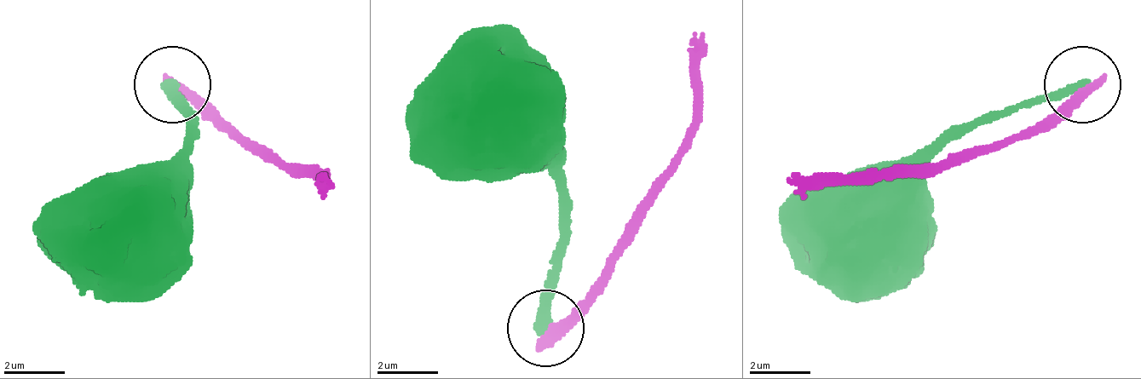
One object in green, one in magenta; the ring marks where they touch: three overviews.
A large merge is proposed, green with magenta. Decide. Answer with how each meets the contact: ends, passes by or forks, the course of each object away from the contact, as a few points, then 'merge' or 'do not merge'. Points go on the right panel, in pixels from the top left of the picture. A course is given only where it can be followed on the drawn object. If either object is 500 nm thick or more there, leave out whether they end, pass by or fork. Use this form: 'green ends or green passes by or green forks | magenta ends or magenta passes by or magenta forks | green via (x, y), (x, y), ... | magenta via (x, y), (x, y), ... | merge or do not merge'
green ends | magenta ends | green via (1085, 83), (970, 121), (862, 221) | magenta via (1085, 83), (1023, 136), (901, 175), (786, 182) | do not merge

